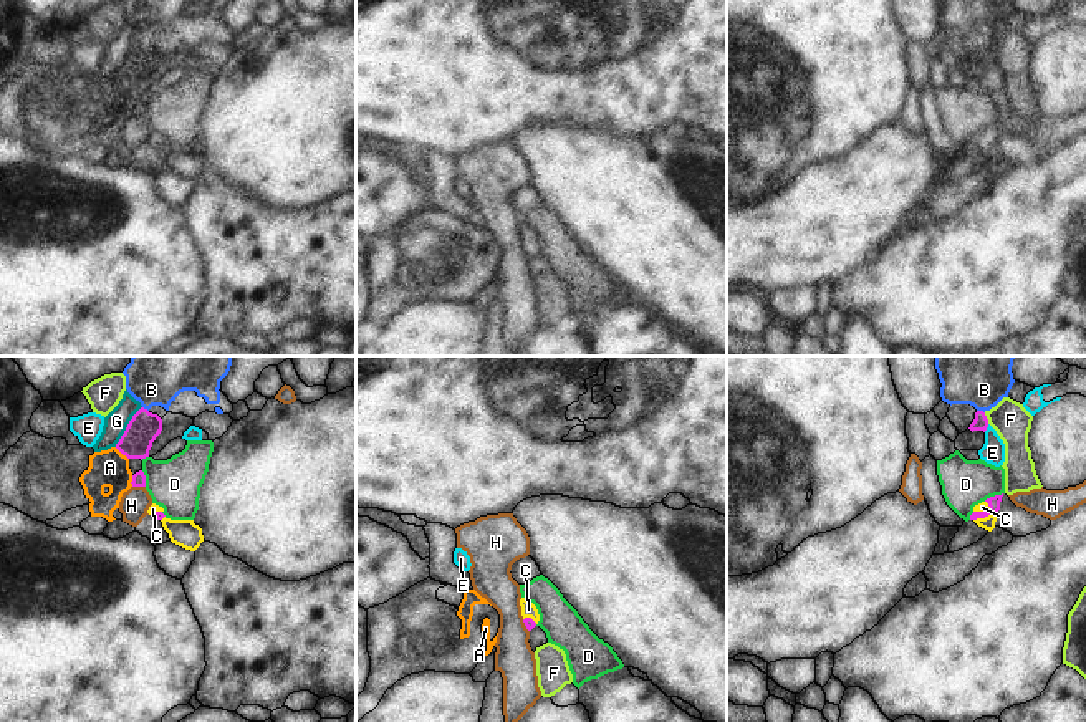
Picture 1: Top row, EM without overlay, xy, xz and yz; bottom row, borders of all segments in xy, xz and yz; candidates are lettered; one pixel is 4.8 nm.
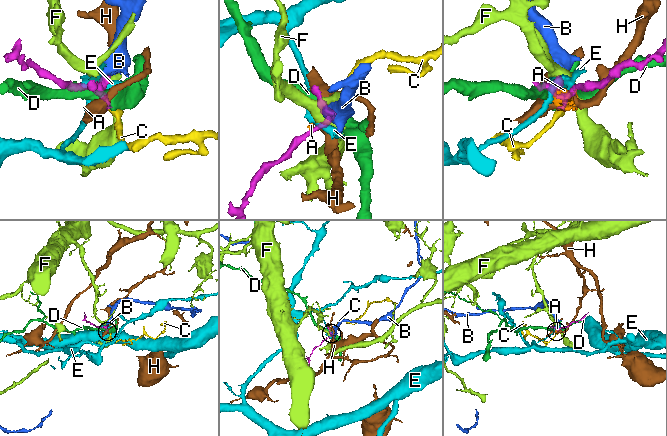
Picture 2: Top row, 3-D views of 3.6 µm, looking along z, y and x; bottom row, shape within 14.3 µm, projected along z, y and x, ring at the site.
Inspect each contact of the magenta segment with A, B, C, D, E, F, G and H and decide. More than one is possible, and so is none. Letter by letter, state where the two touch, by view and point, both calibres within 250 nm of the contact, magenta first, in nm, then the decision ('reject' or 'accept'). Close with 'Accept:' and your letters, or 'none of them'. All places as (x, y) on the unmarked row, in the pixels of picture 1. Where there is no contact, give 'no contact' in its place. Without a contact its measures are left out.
A: meets magenta in xy at (121, 81); 150 nm thick on the magenta side, 180 nm on the other; reject
B: meets magenta in yz at (980, 40); 80 nm thick on the magenta side, 190 nm on the other; reject
C: meets magenta in yz at (984, 146); 60 nm thick on the magenta side, 50 nm on the other; accept
D: meets magenta in yz at (992, 126); 60 nm thick on the magenta side, 220 nm on the other; reject
E: meets magenta in yz at (987, 55); 80 nm thick on the magenta side, 110 nm on the other; reject
F: meets magenta in yz at (985, 47); 80 nm thick on the magenta side, 180 nm on the other; reject
G: meets magenta in xy at (128, 55); 150 nm thick on the magenta side, 110 nm on the other; reject
H: meets magenta in xy at (139, 115); 60 nm thick on the magenta side, 140 nm on the other; reject
Accept: C

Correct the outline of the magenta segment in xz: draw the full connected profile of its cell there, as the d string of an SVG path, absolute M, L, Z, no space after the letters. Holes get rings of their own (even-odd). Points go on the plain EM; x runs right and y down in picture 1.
M525 227L520 229L520 235L521 235L523 252L526 258L531 260L540 250L538 238L533 232L528 232Z

